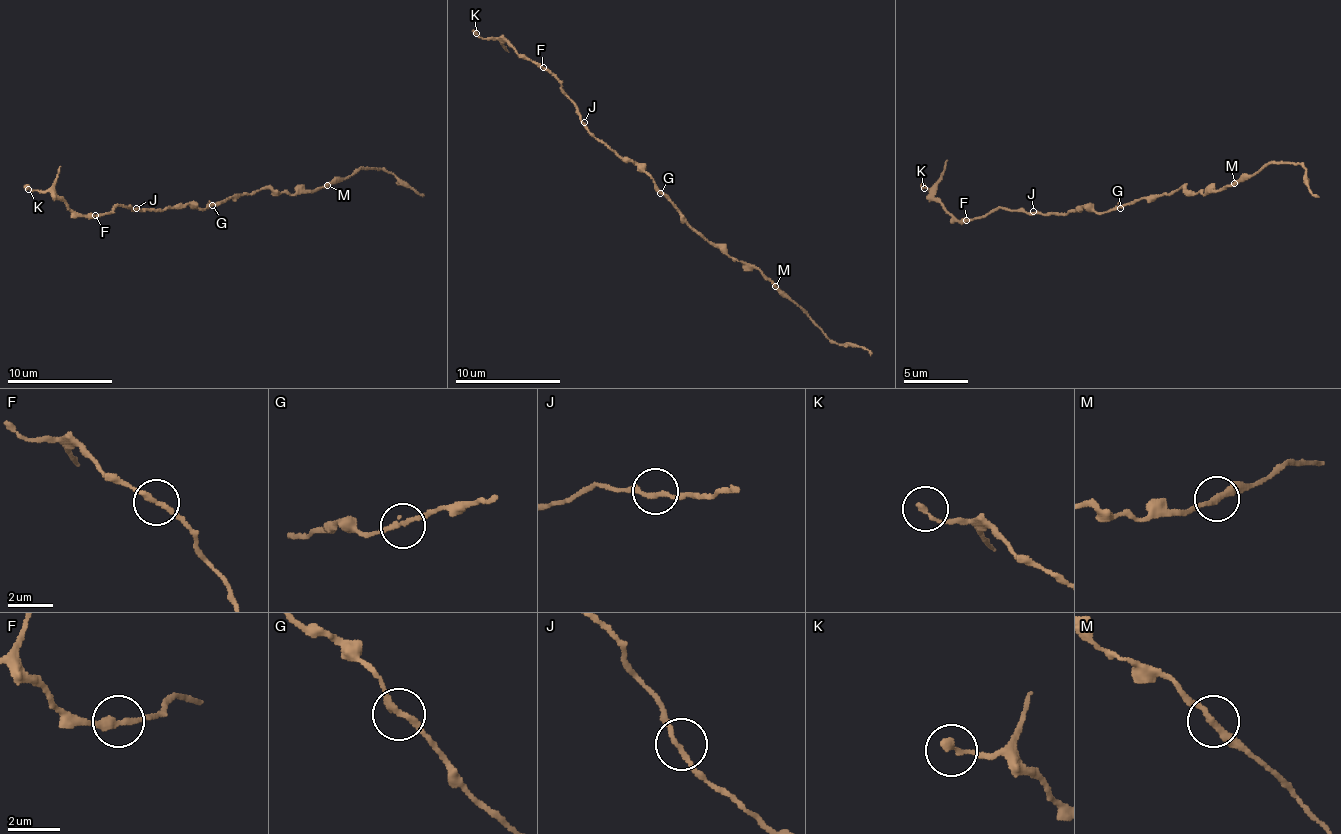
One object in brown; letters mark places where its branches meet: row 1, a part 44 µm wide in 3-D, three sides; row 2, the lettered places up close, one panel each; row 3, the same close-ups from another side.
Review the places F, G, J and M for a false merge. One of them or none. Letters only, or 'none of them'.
none of them

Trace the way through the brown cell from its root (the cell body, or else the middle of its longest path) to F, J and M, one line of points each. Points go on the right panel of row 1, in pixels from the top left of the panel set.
F: (1127, 205), (1107, 211), (1075, 208), (1069, 214), (1033, 214), (1030, 211), (1004, 211), (998, 208), (965, 221)
J: (1127, 205), (1107, 211), (1075, 208), (1069, 214), (1036, 214), (1033, 211)
M: (1127, 205), (1133, 205), (1140, 198), (1169, 195), (1175, 188), (1188, 188), (1204, 195), (1233, 182)

